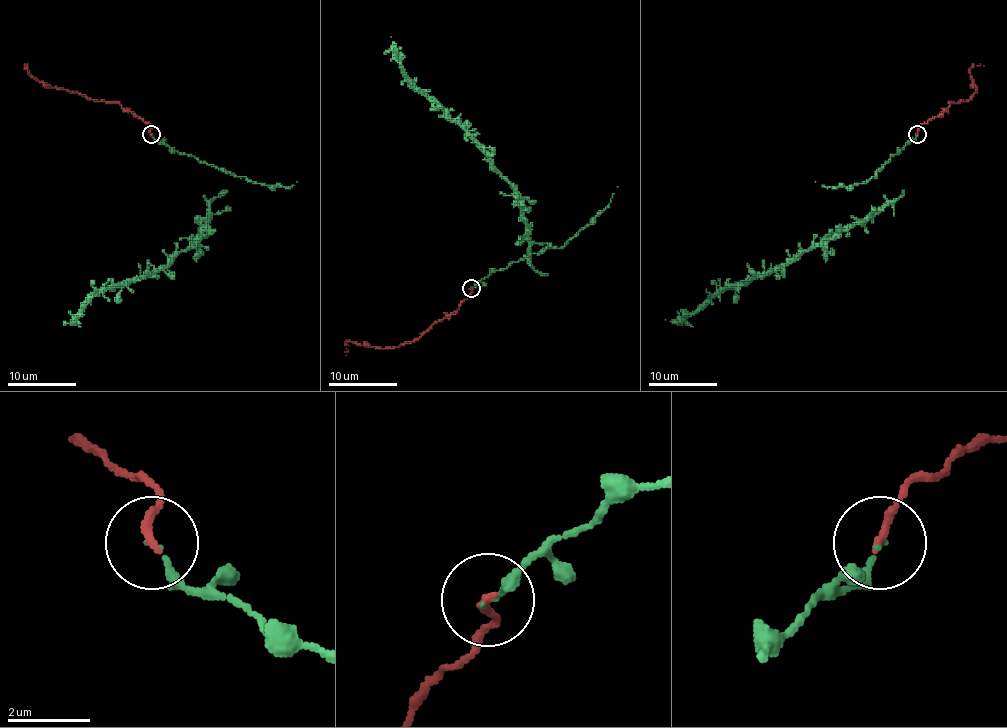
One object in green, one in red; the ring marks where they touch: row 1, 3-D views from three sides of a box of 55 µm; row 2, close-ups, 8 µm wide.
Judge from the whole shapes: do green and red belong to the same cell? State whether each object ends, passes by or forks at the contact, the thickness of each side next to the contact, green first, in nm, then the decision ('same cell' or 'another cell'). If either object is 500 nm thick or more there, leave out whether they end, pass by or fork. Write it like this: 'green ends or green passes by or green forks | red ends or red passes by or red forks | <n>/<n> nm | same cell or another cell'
green ends | red ends | 80/200 nm | same cell

